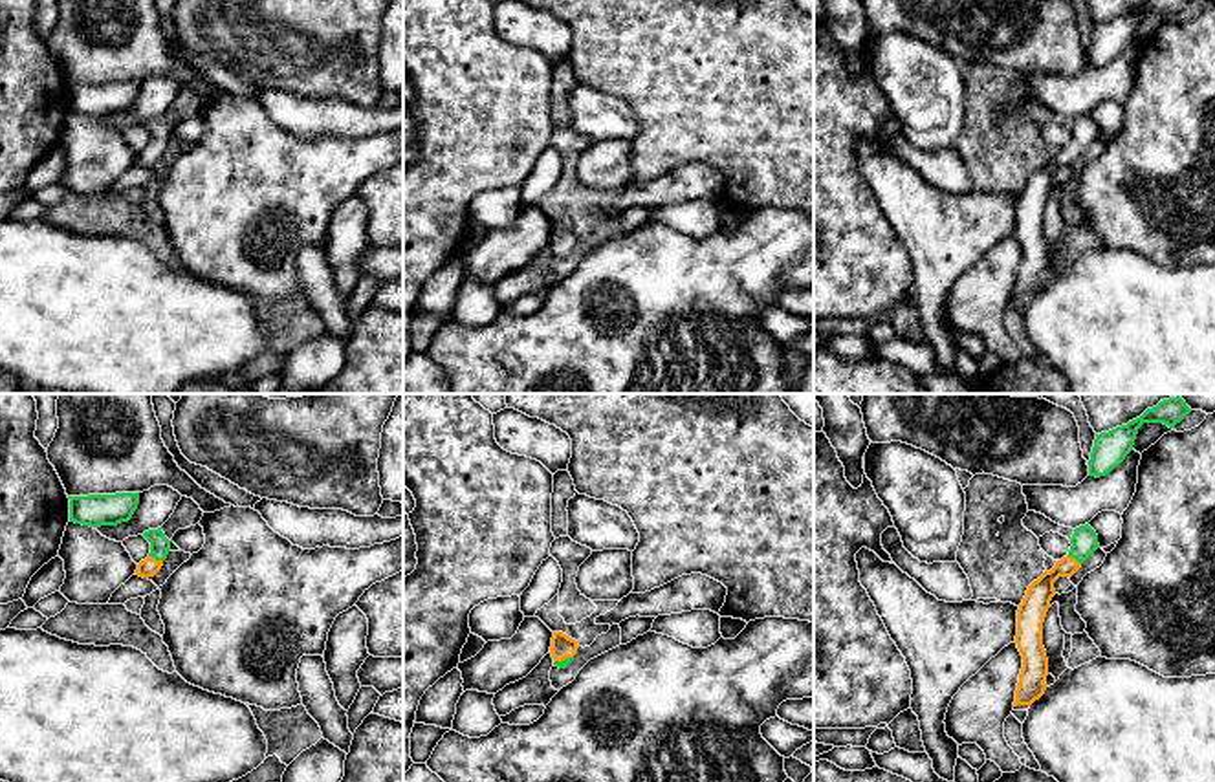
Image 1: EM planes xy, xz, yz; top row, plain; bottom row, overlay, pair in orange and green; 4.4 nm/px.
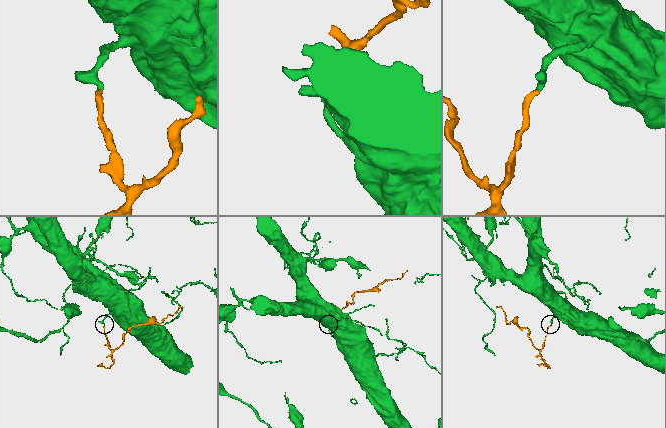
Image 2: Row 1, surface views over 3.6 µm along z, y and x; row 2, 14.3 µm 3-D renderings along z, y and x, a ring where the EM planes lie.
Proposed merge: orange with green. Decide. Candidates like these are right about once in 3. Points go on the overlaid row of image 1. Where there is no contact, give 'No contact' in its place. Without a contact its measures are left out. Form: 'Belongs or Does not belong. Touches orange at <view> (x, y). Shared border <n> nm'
Belongs. Touches orange at xy (154, 559). Shared border 70 nm

